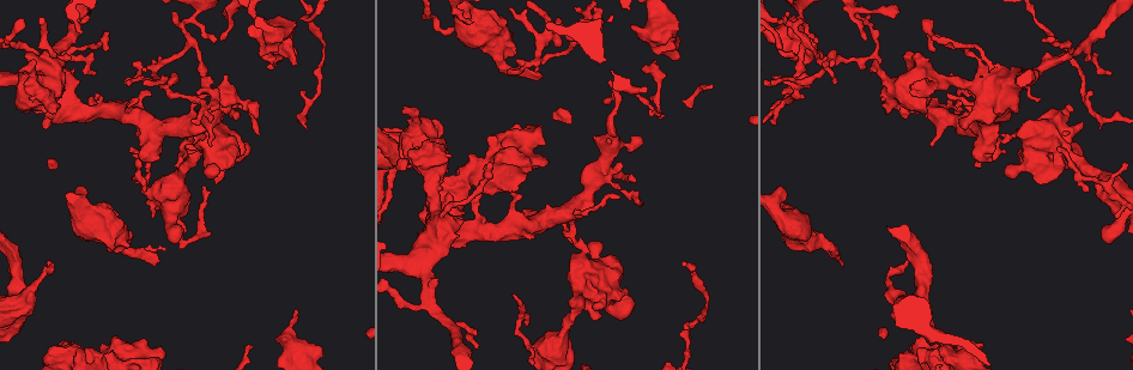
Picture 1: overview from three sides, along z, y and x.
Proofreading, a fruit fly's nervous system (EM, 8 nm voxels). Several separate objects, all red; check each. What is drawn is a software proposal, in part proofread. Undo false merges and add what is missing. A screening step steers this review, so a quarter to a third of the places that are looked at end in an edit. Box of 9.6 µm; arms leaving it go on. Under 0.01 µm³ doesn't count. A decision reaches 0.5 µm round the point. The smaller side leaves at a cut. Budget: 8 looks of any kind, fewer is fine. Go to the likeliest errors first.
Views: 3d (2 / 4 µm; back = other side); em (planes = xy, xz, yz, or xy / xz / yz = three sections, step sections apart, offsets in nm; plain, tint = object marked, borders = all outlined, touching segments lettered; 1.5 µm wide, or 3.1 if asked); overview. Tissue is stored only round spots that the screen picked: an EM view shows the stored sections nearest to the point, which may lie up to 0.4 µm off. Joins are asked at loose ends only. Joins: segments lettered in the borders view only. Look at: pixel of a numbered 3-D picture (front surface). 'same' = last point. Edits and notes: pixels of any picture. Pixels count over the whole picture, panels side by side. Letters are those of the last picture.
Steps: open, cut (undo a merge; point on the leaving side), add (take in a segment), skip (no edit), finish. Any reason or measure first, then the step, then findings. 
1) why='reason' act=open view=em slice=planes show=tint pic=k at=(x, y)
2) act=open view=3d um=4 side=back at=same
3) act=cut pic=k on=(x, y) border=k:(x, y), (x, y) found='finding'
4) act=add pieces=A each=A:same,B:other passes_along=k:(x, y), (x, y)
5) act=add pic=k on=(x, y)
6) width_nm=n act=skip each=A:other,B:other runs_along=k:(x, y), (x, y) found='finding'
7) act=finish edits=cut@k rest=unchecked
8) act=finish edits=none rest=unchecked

why='an open end' act=open view=3d um=4 pic=1 at=(79, 186)

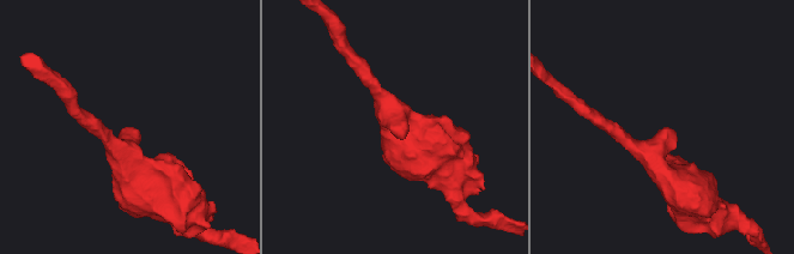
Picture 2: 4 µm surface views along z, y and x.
why='need the tissue' act=open view=em slice=planes show=borders pic=2 at=(400, 133)

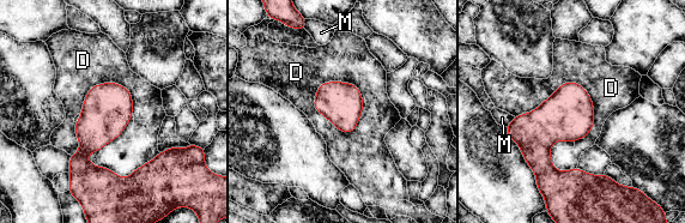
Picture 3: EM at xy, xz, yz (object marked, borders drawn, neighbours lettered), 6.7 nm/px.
act=skip each=D:other,M:other border=3:(321, 83), (314, 107), (351, 133) found='no lettered segment goes on from it'

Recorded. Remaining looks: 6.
why='stops while still wide' act=open view=3d um=4 pic=1 at=(158, 348)

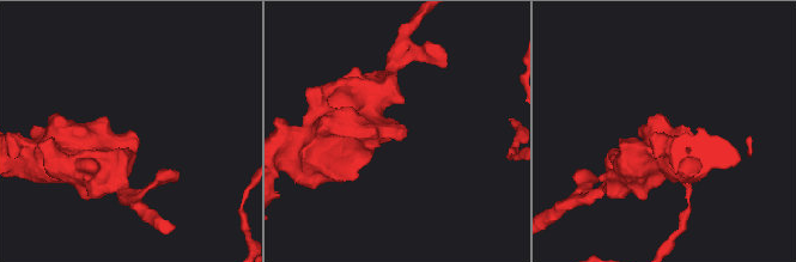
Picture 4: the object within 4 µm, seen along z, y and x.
why='shape alone is not enough' act=open view=em slice=yz step=8 show=plain pic=4 at=(398, 138)

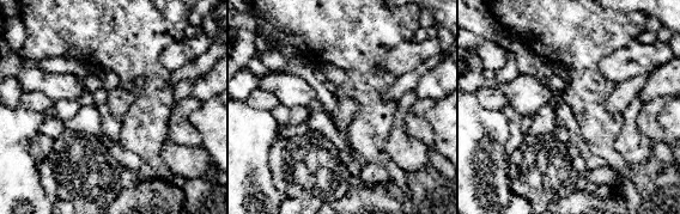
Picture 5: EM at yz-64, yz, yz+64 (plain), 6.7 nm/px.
why='what lies round it' act=open view=em slice=yz step=8 show=borders at=same

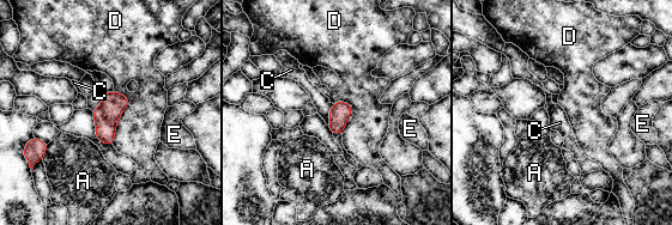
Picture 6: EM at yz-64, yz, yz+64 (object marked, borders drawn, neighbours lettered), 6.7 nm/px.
longest_contact=D:160nm act=skip each=A:other,C:other,D:other,E:other found='none of them fits'

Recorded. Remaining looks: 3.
why='tapers out' act=open view=em slice=planes show=borders pic=1 at=(88, 17)

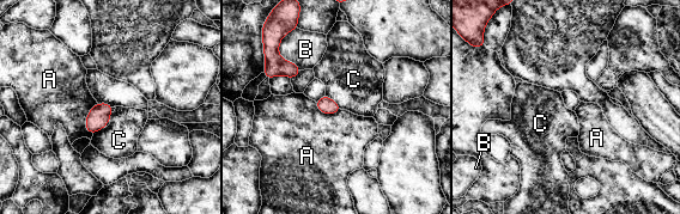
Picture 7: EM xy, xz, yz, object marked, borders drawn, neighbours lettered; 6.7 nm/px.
act=skip each=A:other,B:other,C:other border=7:(326, 93), (341, 109) found='no lettered segment goes on from it'

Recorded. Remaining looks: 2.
act=finish edits=none rest=unchecked

